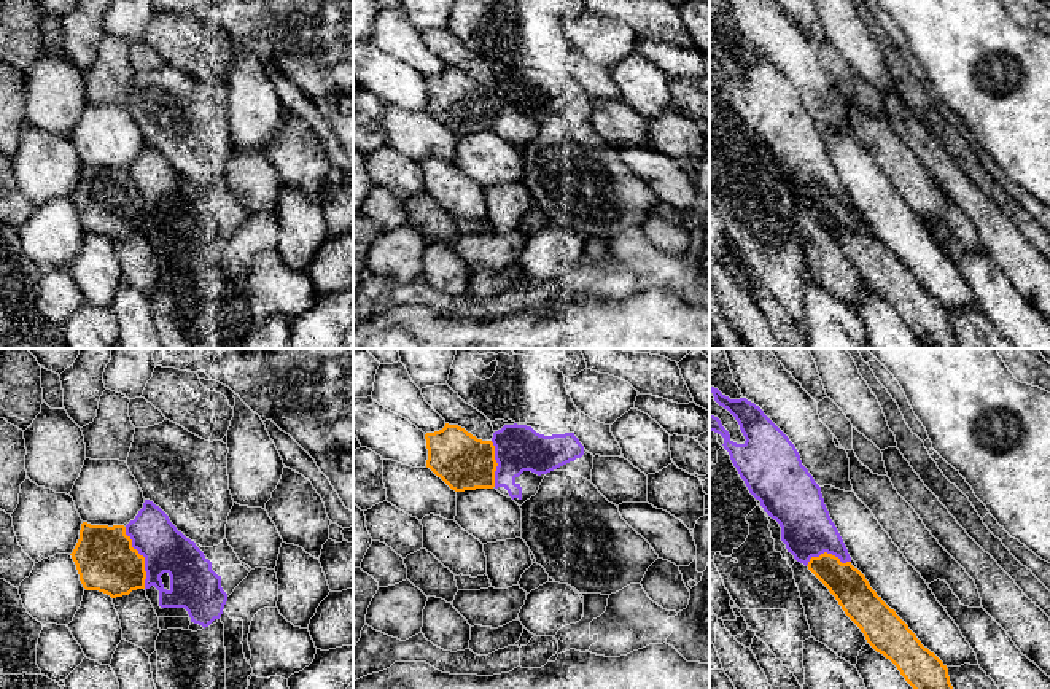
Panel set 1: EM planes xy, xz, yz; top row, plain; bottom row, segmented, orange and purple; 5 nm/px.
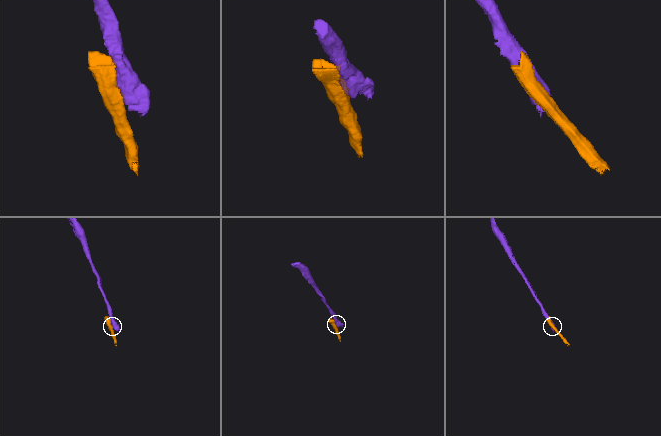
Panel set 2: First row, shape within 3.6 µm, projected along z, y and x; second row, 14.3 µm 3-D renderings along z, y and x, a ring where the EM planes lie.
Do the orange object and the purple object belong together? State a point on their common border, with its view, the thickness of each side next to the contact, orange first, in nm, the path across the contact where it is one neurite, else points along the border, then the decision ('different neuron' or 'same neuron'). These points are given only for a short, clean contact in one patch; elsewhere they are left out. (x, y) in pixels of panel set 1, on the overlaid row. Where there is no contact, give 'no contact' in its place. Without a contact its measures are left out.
meets orange in xy at (143, 557); 300 nm thick on the orange side, 240 nm on the other; different neuron

